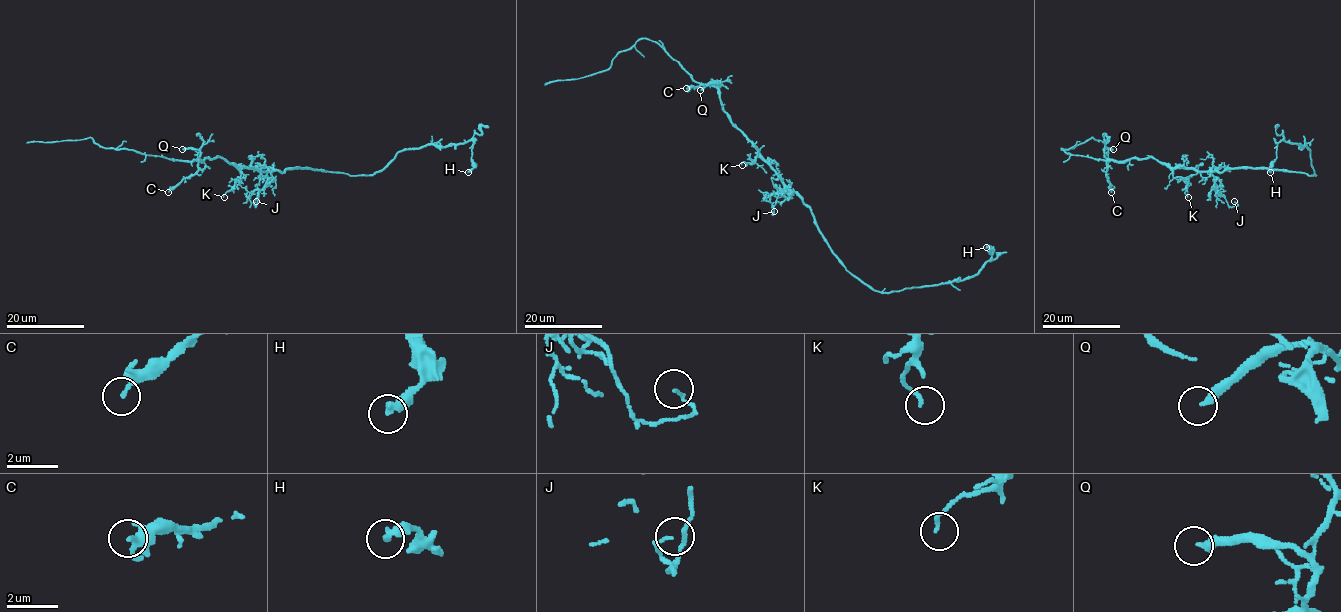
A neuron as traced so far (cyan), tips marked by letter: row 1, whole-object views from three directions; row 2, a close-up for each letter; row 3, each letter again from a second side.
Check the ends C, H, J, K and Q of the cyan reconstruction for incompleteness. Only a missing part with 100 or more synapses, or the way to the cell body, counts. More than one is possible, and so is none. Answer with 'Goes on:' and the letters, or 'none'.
Goes on: none

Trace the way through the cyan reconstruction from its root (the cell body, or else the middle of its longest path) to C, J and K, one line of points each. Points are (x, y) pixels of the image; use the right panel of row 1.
C: (1201, 170), (1168, 167), (1151, 157), (1107, 161), (1106, 174), (1111, 192)
J: (1201, 170), (1214, 177), (1216, 189), (1230, 206), (1235, 206), (1234, 201)
K: (1201, 170), (1173, 169), (1173, 176), (1181, 177), (1187, 185), (1185, 194), (1188, 197)

